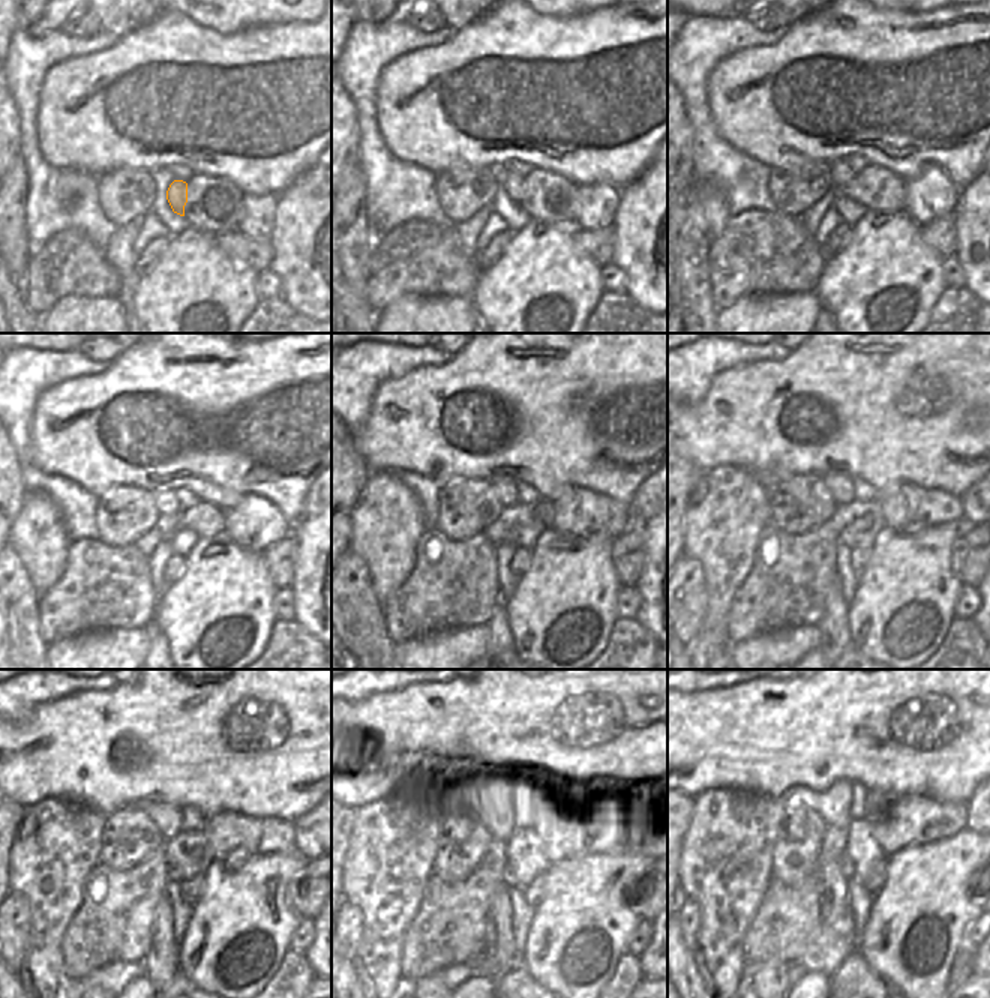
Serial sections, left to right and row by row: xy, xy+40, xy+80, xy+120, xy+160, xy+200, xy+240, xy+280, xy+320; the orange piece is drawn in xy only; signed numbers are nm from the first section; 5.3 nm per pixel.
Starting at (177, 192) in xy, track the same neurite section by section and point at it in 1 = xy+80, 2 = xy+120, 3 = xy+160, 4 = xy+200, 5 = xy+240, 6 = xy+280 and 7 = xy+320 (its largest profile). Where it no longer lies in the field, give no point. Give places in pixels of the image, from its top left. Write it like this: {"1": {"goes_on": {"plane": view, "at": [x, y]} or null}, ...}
{"1": {"goes_on": {"plane": "xy+80", "at": [842, 176]}}, "2": {"goes_on": {"plane": "xy+120", "at": [168, 505]}}, "3": {"goes_on": {"plane": "xy+160", "at": [506, 489]}}, "4": {"goes_on": {"plane": "xy+200", "at": [840, 485]}}, "5": {"goes_on": {"plane": "xy+240", "at": [167, 818]}}, "6": {"goes_on": {"plane": "xy+280", "at": [498, 809]}}, "7": {"goes_on": {"plane": "xy+320", "at": [833, 805]}}}

